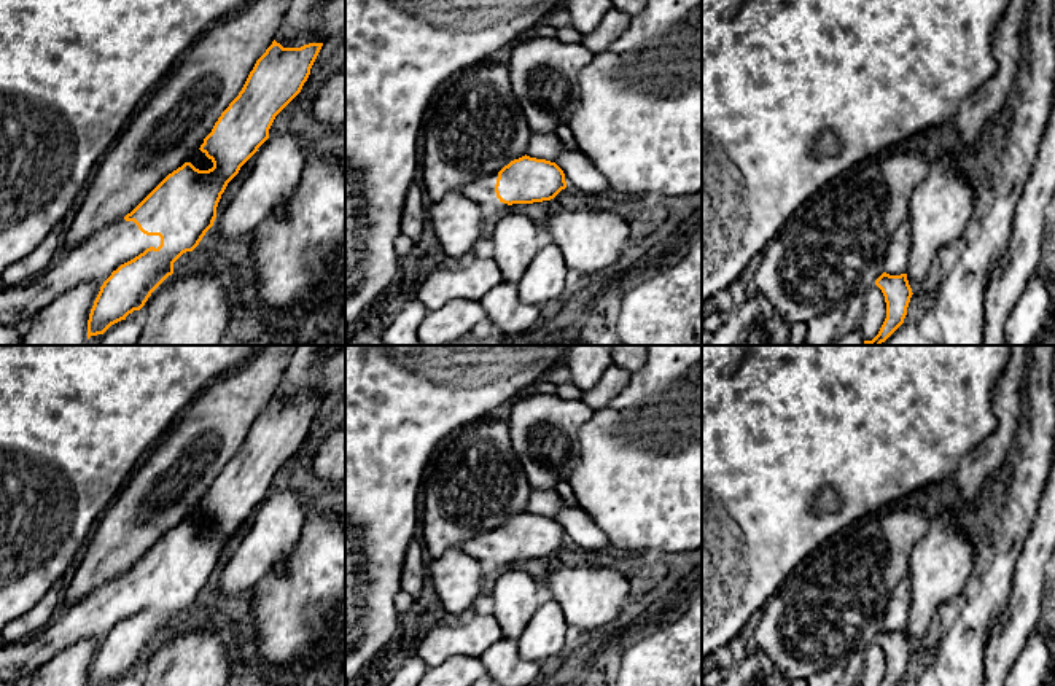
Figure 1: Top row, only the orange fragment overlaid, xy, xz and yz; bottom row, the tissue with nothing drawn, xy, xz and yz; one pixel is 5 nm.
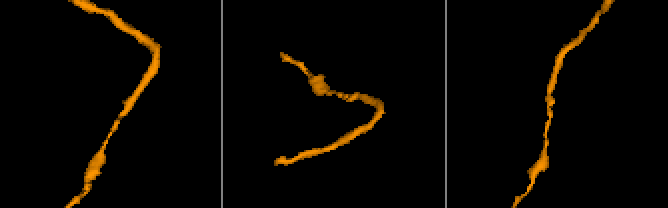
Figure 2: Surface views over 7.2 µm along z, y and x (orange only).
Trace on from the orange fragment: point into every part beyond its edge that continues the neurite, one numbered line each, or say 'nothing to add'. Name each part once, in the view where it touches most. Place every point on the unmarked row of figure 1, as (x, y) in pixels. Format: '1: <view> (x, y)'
1: xy (96, 615)

